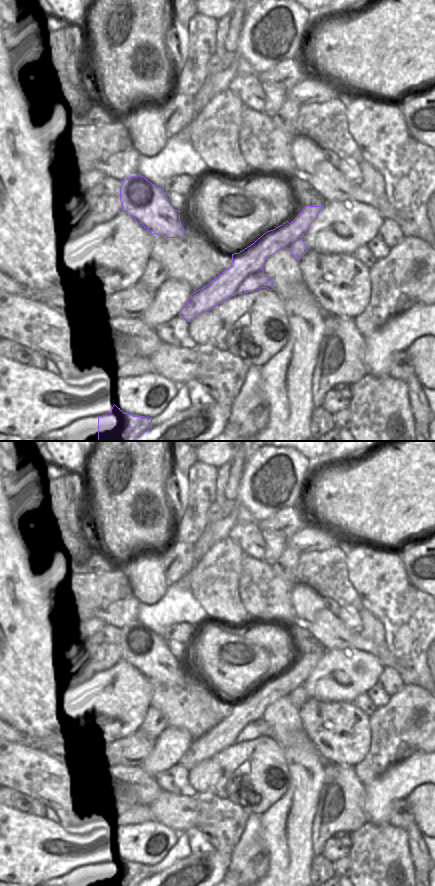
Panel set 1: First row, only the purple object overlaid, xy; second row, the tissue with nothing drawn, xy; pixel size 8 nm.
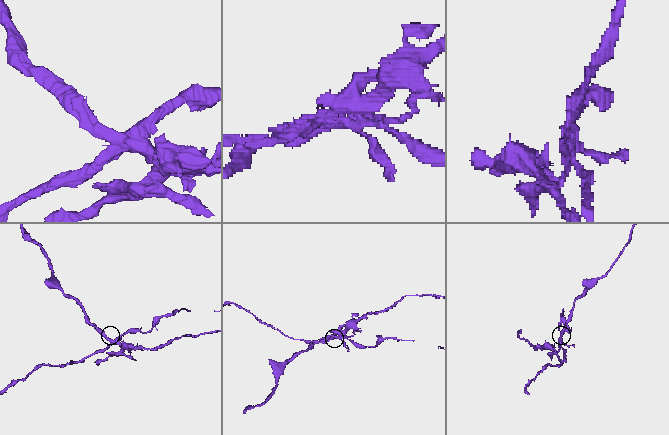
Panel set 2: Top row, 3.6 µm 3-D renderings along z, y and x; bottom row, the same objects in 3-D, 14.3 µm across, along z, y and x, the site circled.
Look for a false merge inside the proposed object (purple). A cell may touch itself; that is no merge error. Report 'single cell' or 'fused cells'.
fused cells

